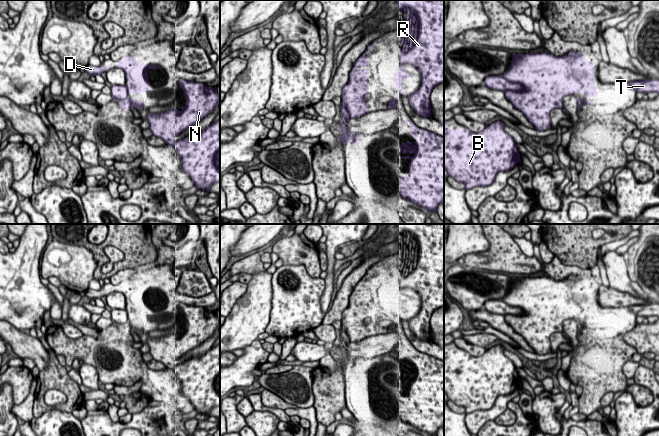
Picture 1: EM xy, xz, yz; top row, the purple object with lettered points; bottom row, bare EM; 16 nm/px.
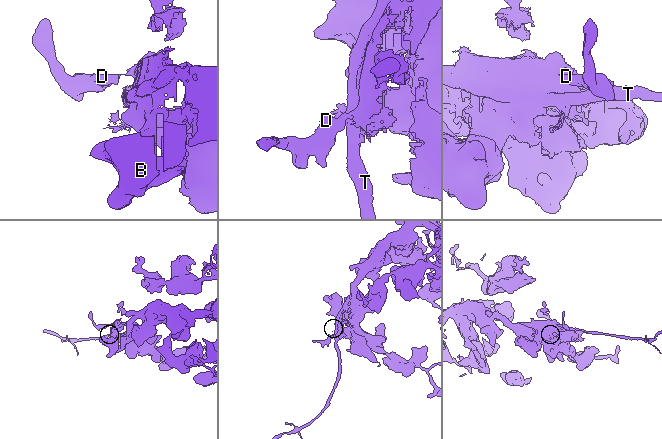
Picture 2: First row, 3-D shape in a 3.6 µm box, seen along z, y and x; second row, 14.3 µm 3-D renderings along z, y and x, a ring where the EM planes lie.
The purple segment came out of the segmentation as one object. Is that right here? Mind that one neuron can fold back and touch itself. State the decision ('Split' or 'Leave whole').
Split

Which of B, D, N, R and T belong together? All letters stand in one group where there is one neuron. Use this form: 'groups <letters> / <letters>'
groups B D N R / T

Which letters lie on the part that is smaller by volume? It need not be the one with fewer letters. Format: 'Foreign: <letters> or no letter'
Foreign: T

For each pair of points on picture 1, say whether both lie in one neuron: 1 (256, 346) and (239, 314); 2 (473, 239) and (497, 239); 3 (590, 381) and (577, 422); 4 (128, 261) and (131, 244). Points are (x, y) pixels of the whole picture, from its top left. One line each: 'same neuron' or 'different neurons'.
1: different neurons
2: different neurons
3: different neurons
4: same neuron

